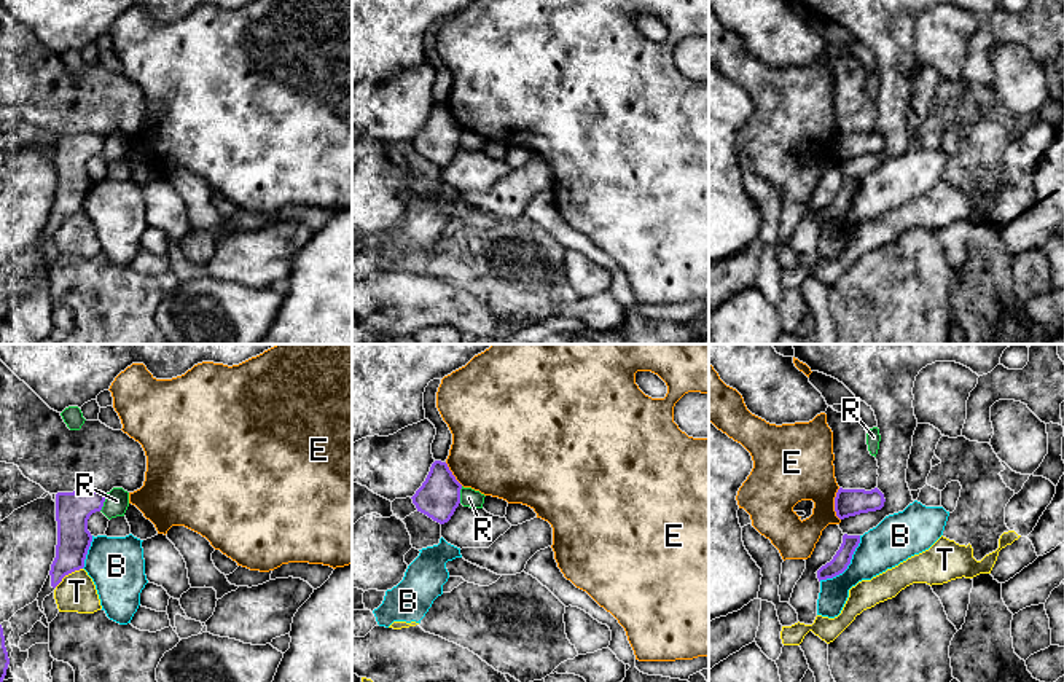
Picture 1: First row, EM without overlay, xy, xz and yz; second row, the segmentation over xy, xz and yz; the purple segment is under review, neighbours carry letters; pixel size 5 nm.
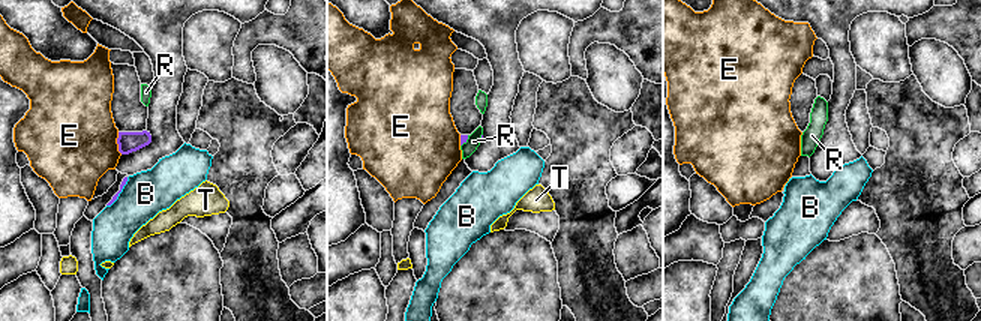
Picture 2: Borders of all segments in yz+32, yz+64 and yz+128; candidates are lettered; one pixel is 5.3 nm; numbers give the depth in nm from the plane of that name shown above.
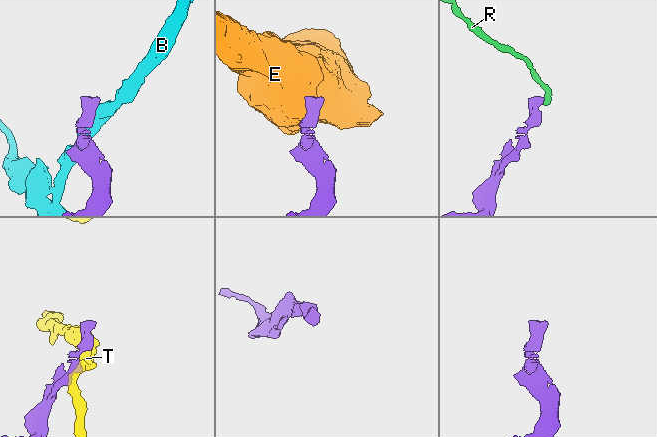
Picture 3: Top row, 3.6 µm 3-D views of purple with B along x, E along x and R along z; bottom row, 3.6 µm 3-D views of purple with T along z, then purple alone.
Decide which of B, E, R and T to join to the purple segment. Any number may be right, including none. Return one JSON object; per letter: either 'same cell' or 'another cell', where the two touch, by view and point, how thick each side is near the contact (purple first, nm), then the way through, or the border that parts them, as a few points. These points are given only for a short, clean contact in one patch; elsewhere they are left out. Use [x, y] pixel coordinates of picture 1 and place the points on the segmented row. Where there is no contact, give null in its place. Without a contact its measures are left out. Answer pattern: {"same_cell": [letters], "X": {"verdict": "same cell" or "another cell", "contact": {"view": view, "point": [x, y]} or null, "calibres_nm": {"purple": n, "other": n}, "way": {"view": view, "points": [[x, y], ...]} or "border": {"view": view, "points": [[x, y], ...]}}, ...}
{"same_cell": [], "B": {"verdict": "another cell", "contact": {"view": "yz", "point": [848, 564]}, "calibres_nm": {"purple": 90, "other": 220}}, "E": {"verdict": "another cell", "contact": {"view": "yz", "point": [835, 504]}, "calibres_nm": {"purple": 140, "other": 320}}, "R": {"verdict": "another cell", "contact": {"view": "xy", "point": [104, 501]}, "calibres_nm": {"purple": 180, "other": 120}, "border": {"view": "xy", "points": [[105, 494], [104, 505], [99, 510]]}}, "T": {"verdict": "another cell", "contact": {"view": "xy", "point": [67, 574]}, "calibres_nm": {"purple": 170, "other": 190}, "border": {"view": "xy", "points": [[82, 568], [69, 572], [54, 587]]}}}

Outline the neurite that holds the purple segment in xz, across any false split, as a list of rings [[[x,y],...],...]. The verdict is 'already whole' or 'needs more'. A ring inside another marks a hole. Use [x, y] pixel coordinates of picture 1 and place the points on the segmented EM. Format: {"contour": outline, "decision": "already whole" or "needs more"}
{"contour": [[[435,461],[422,486],[411,497],[417,512],[444,524],[460,504],[462,484],[456,480],[446,462]]], "decision": "already whole"}

